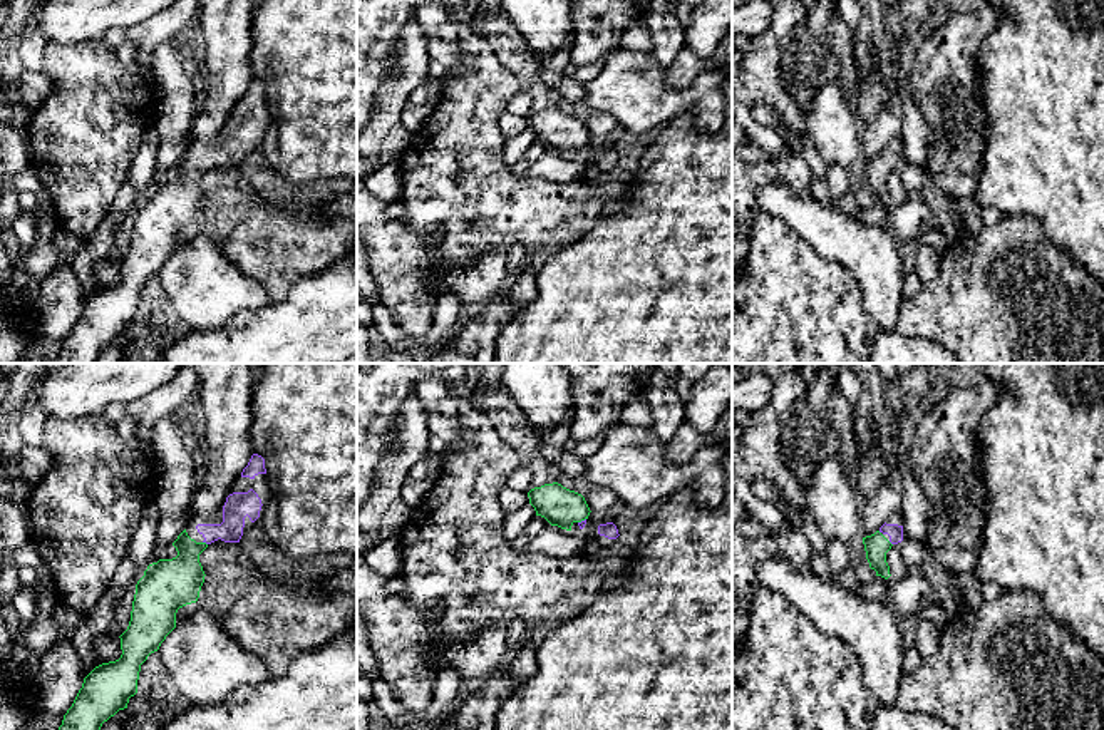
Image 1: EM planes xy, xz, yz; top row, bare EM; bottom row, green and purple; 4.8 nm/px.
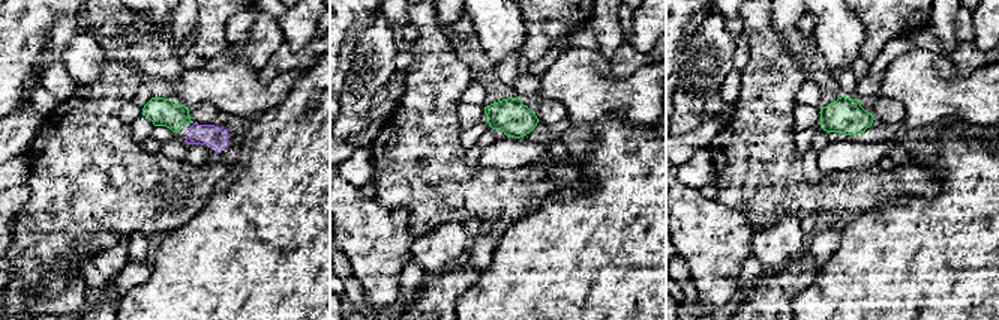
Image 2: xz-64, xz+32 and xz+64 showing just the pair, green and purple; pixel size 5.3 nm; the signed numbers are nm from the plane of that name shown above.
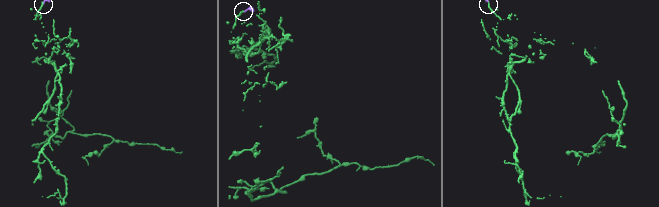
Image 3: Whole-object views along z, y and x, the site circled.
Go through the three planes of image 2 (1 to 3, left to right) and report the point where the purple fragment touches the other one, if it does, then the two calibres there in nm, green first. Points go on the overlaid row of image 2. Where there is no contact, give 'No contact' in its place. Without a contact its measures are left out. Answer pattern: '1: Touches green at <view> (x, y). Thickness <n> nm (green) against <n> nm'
1: No contact
2: No contact
3: No contact

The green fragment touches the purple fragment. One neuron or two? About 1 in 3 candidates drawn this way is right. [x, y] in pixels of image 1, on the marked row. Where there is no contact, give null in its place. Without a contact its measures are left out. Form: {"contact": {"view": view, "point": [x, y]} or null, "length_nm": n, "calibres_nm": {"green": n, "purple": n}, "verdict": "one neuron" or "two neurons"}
{"contact": {"view": "xy", "point": [205, 543]}, "length_nm": 30, "calibres_nm": {"green": 240, "purple": 130}, "verdict": "one neuron"}

